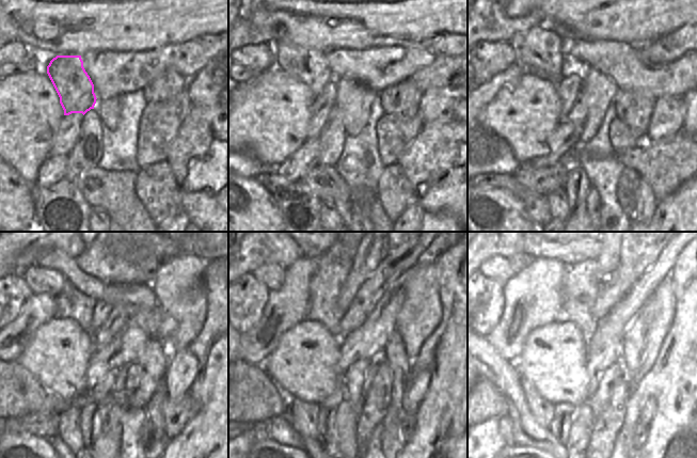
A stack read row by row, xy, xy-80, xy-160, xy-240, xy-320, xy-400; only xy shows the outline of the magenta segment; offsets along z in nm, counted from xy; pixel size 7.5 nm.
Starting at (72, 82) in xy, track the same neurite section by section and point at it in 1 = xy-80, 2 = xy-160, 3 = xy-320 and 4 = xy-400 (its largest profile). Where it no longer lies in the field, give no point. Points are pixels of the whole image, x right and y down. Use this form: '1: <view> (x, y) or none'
1: xy-80 (310, 66)
2: xy-160 (540, 47)
3: xy-320 (272, 275)
4: xy-400 (499, 268)

